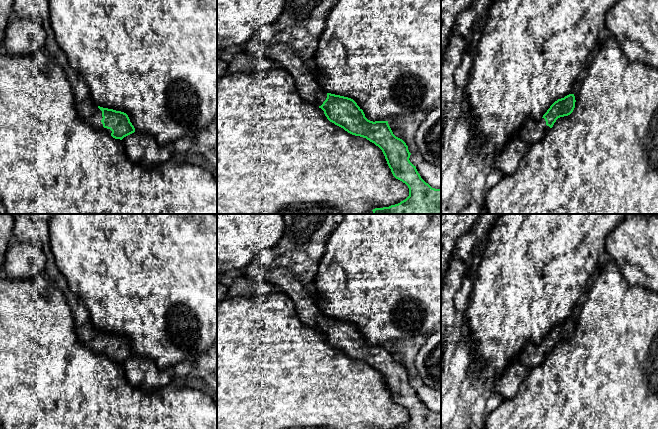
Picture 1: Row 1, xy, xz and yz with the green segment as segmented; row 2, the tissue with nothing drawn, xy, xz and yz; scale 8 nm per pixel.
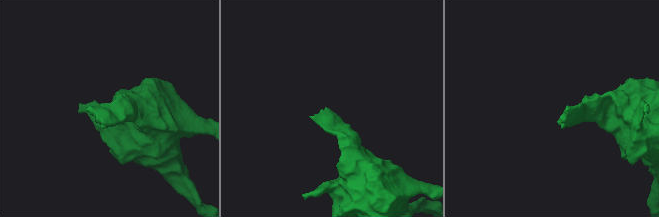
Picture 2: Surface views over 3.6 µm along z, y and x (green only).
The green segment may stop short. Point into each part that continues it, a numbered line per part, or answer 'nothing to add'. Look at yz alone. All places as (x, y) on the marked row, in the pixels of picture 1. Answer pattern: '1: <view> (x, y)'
1: yz (531, 131)

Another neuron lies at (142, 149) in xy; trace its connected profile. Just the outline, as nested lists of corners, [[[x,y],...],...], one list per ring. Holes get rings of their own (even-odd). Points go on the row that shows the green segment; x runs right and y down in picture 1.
[[[134,132],[122,139],[128,158],[146,168],[153,168],[172,158],[176,154],[173,143],[160,146],[154,137]]]

